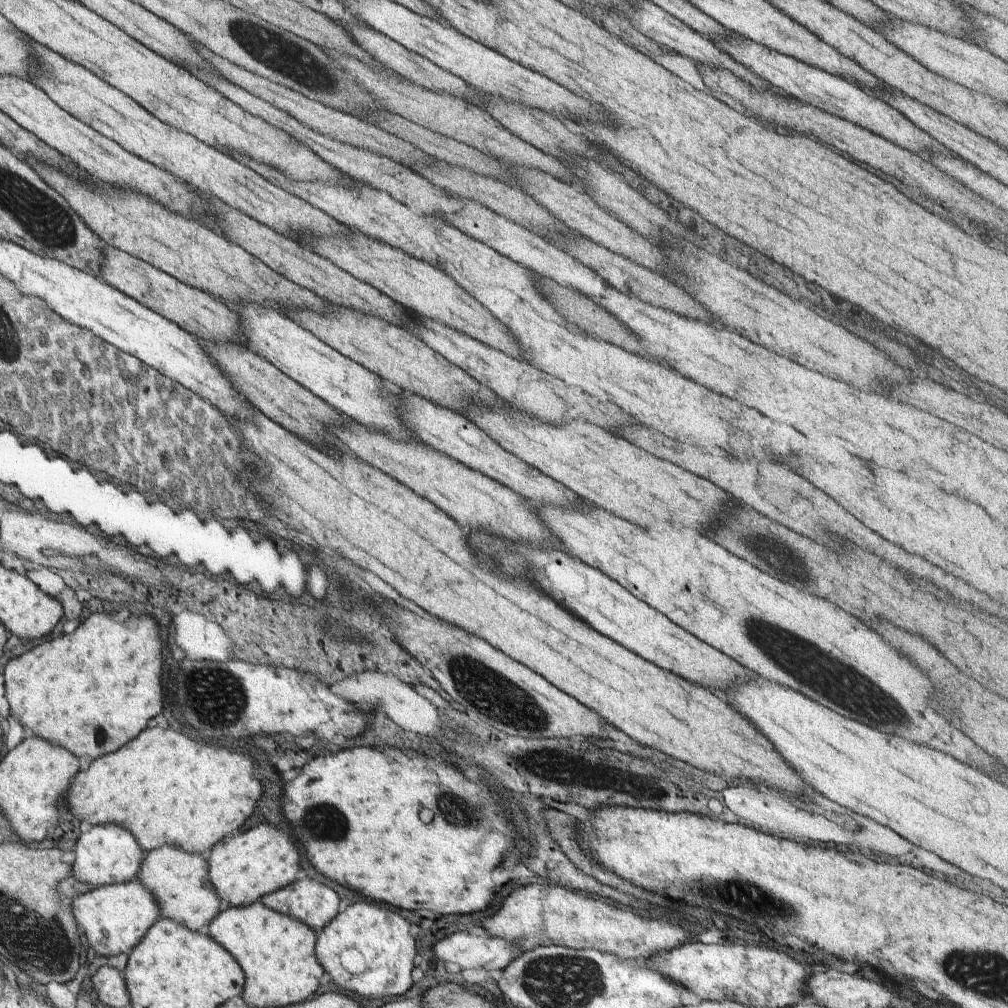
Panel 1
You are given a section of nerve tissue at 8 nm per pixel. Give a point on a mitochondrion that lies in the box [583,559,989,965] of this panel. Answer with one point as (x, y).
(806, 662)

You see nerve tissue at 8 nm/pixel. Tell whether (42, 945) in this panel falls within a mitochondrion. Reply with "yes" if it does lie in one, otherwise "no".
yes

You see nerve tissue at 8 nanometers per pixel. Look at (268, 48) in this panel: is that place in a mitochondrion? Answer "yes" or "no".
yes

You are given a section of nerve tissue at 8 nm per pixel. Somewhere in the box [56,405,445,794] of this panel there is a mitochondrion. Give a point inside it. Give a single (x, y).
(222, 716)

